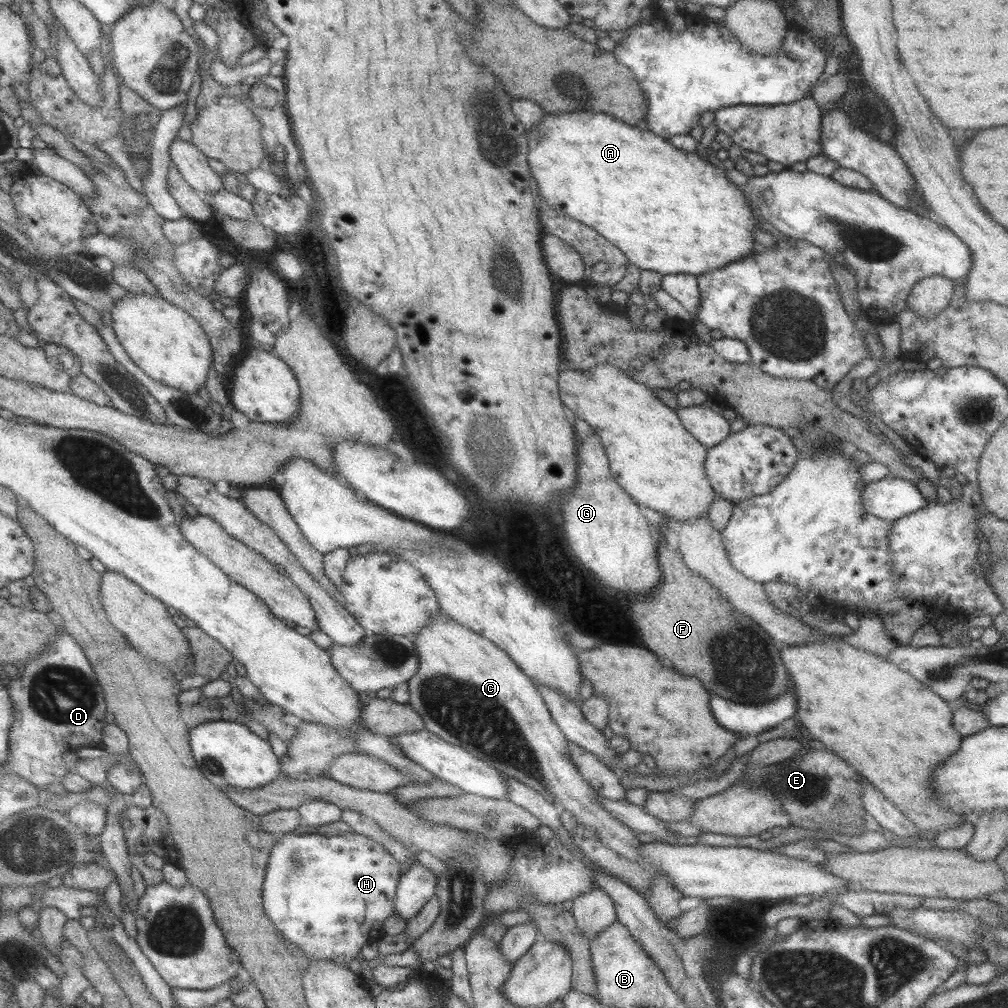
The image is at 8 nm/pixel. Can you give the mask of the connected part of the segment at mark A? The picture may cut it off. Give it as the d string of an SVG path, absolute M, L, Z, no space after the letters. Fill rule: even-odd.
M565 112L565 114L545 114L539 124L533 125L526 131L528 153L526 161L530 168L530 174L535 179L538 195L542 204L549 205L555 210L564 212L569 218L581 222L588 228L595 230L604 240L611 242L619 251L623 252L627 263L640 270L651 270L661 274L690 274L696 277L703 272L709 272L713 268L723 268L725 264L731 264L733 260L743 260L755 251L759 250L753 242L753 233L759 229L759 225L753 221L750 206L743 196L741 186L731 182L725 175L723 167L715 167L708 161L701 159L696 152L683 152L675 150L669 141L657 136L650 130L639 130L633 126L627 126L607 114L599 112Z

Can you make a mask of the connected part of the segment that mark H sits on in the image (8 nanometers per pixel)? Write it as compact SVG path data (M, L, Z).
M283 833L269 852L262 884L262 909L279 934L304 952L310 961L320 960L348 967L351 960L360 959L363 946L383 934L383 920L394 914L396 884L401 868L381 845L361 834Z

